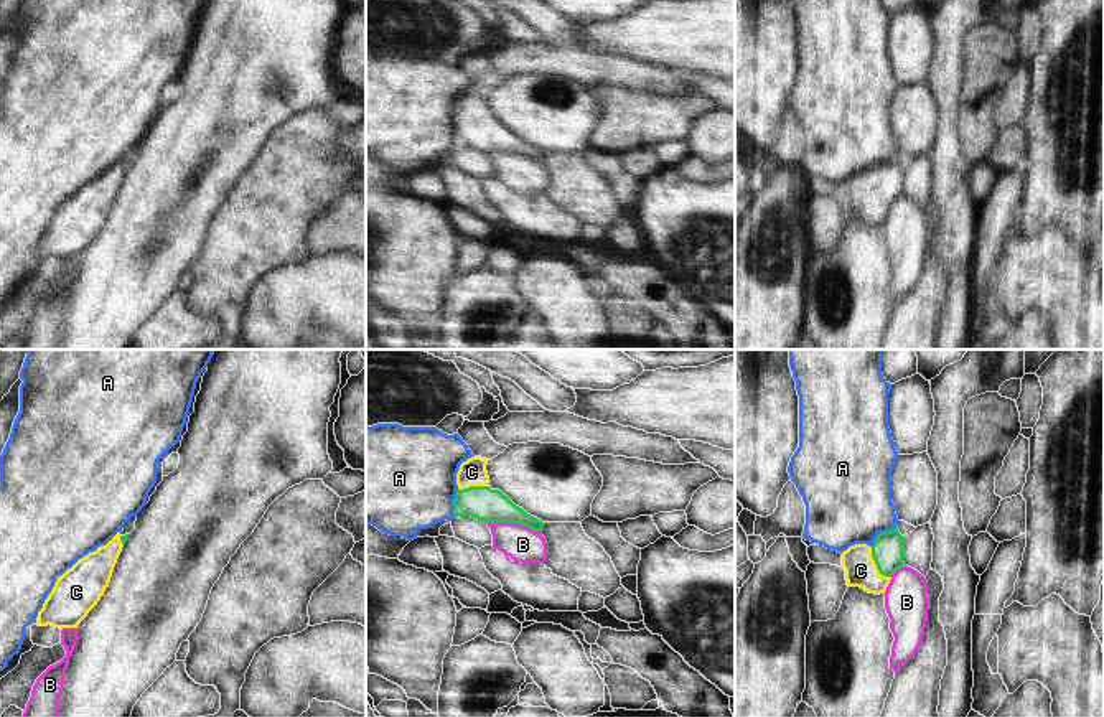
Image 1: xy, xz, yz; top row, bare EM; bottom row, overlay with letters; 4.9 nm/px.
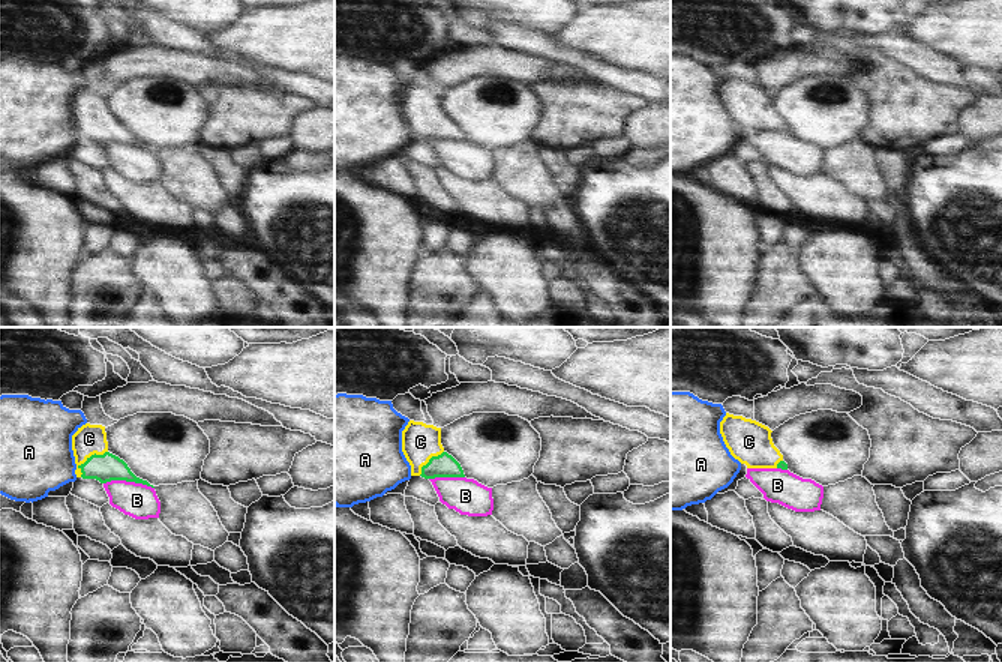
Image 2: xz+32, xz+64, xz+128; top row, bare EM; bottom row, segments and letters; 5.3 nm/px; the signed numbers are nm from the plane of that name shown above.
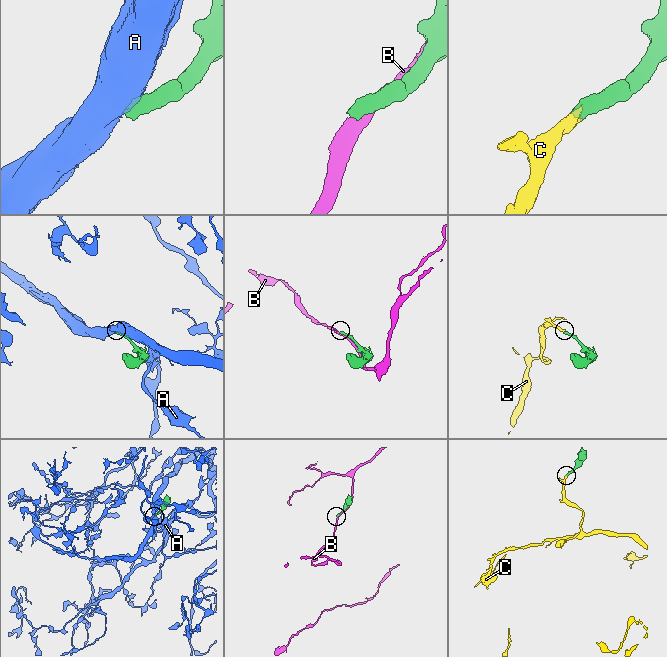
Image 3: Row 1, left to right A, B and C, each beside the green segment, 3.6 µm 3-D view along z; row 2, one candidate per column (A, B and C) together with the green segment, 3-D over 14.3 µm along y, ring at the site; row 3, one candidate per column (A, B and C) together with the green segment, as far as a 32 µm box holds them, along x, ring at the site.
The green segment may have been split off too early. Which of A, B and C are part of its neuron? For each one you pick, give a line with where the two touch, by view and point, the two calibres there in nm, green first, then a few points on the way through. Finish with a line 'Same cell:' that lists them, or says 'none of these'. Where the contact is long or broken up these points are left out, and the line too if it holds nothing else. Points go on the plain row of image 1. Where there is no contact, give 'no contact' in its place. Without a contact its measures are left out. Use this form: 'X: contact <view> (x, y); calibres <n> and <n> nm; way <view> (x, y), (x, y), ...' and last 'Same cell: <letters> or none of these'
C: contact yz (877, 196); calibres 160 and 160 nm; way yz (888, 180), (877, 196), (860, 201)
Same cell: C

